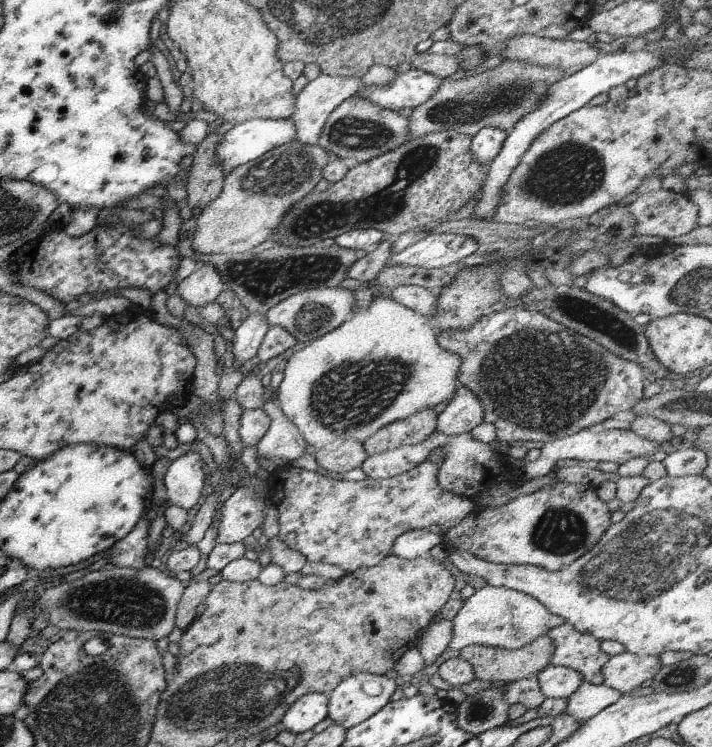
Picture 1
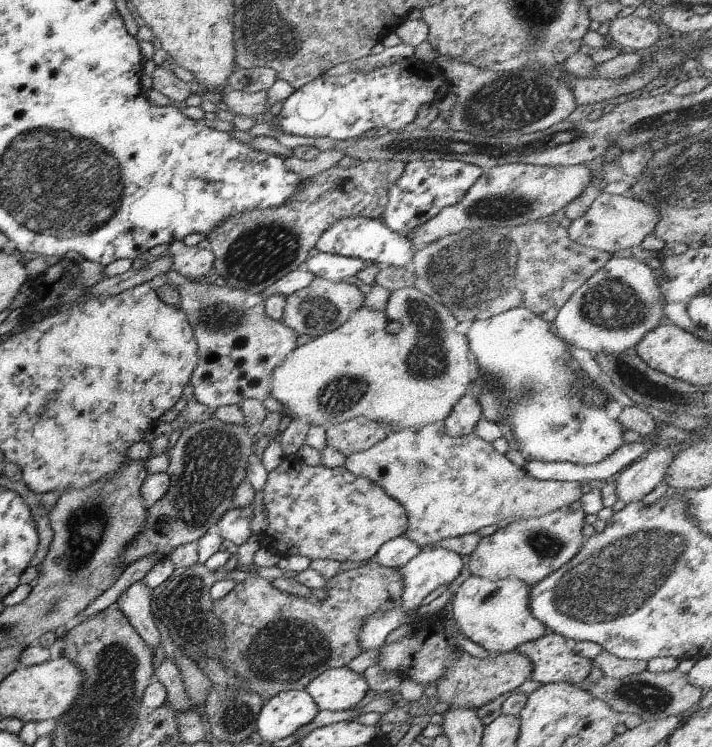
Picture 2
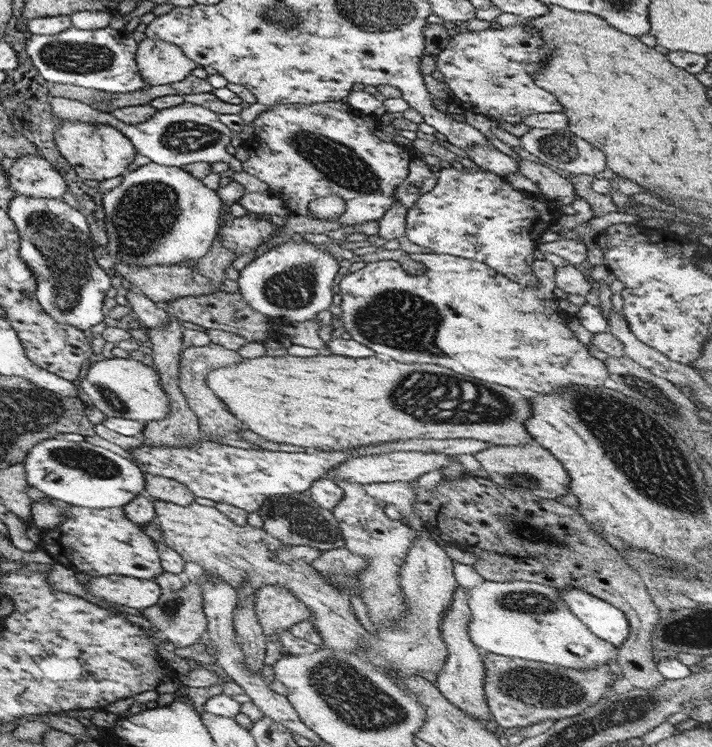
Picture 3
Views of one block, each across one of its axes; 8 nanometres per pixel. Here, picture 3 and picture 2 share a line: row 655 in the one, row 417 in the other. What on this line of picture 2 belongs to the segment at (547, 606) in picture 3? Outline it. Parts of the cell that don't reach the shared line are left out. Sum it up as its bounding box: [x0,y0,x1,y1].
[467,307,625,466]

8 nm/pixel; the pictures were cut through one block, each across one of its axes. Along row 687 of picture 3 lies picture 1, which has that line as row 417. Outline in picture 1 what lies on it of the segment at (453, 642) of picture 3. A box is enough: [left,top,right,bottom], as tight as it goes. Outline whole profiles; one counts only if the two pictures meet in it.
[438,385,484,436]

